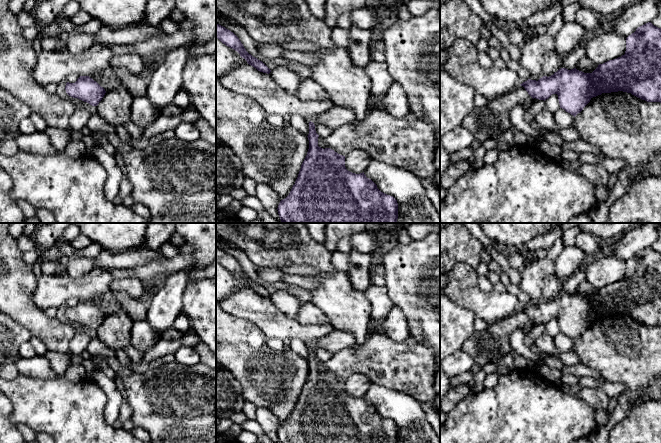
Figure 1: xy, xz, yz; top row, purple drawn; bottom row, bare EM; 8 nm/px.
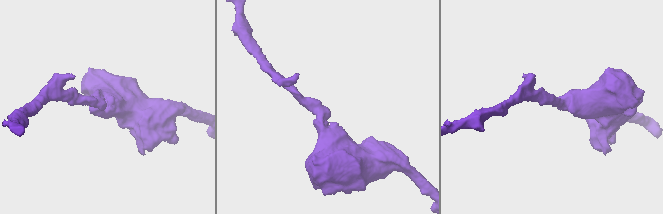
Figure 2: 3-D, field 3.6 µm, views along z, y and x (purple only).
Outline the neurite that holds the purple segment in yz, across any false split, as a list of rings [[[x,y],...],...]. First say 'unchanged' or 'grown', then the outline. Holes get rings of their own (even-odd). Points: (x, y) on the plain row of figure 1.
unchanged; [[[648,246],[626,262],[626,275],[592,297],[561,292],[538,305],[520,308],[534,323],[558,319],[560,332],[574,341],[593,321],[623,315],[647,326],[661,327],[661,252]]]

